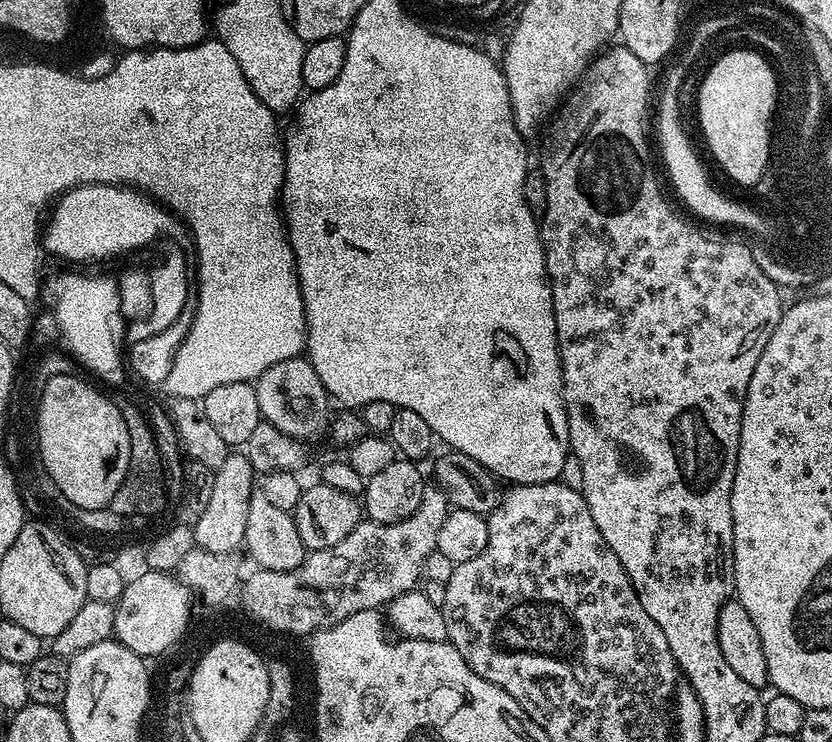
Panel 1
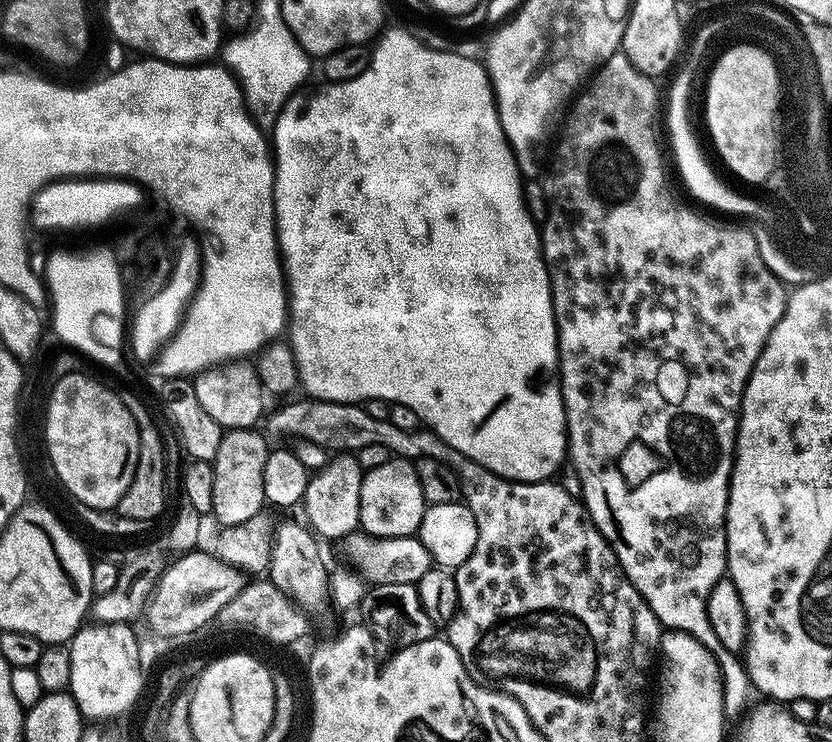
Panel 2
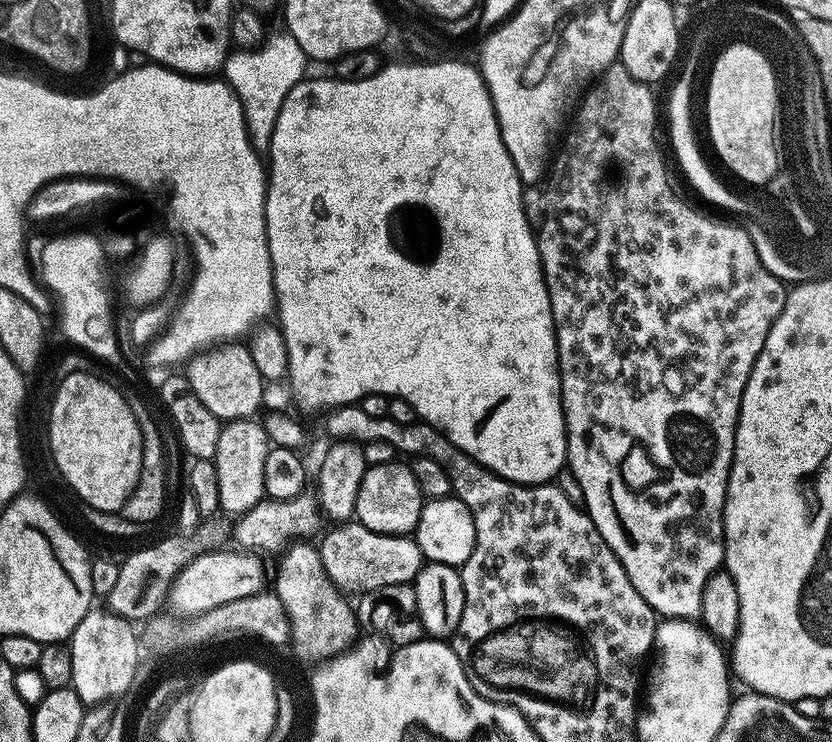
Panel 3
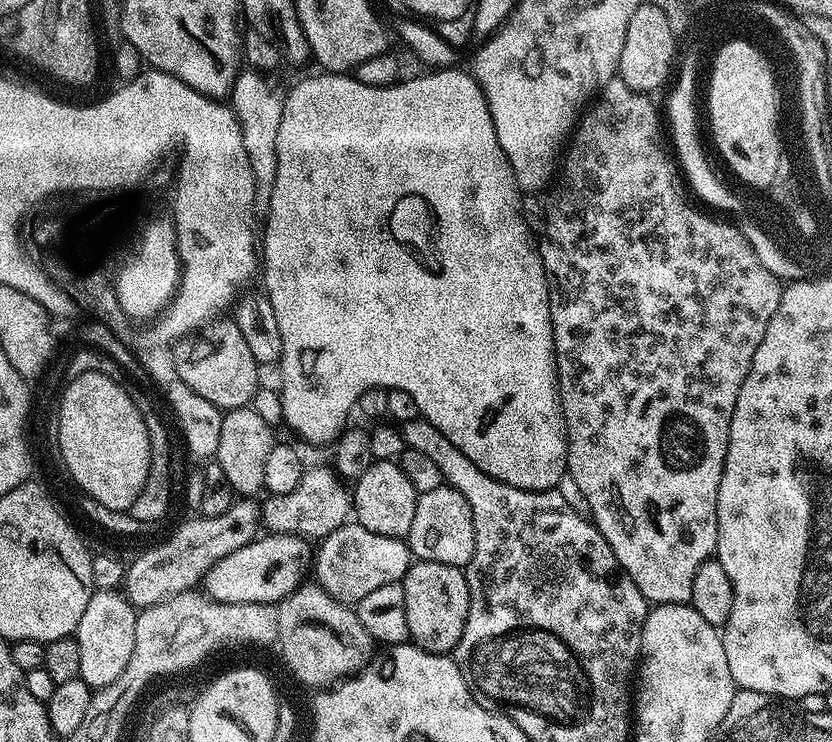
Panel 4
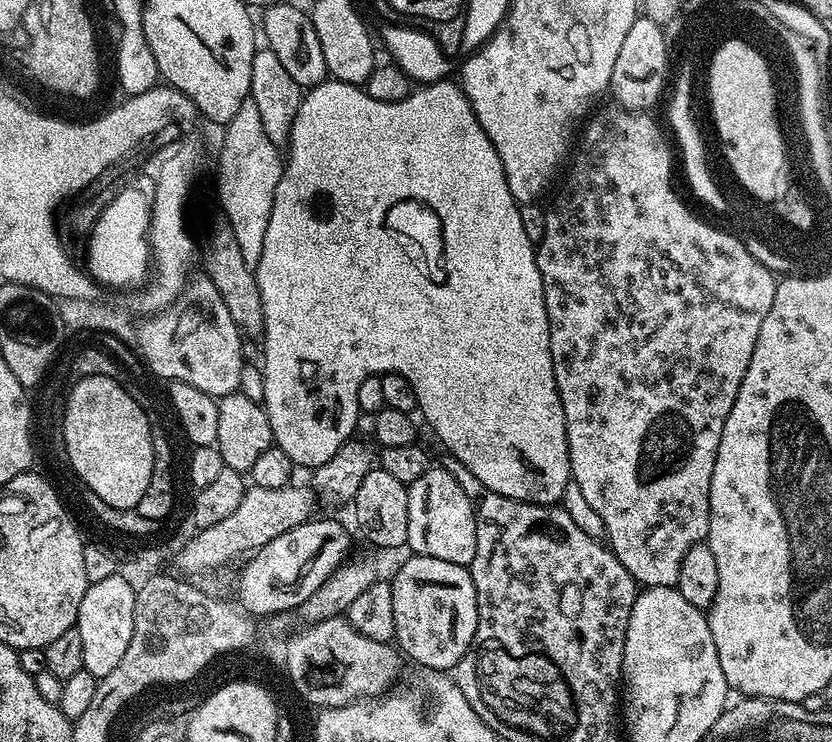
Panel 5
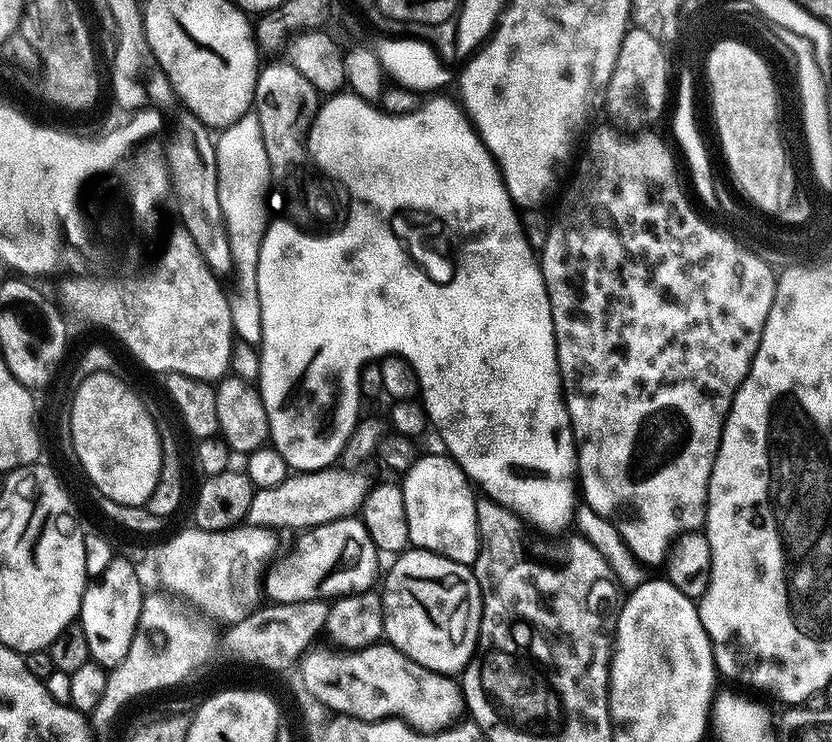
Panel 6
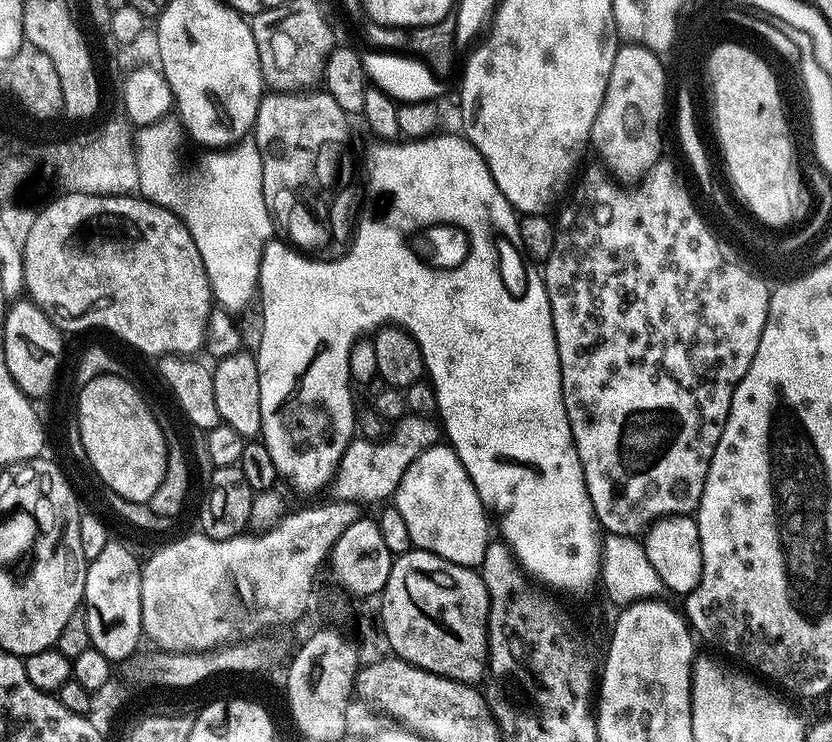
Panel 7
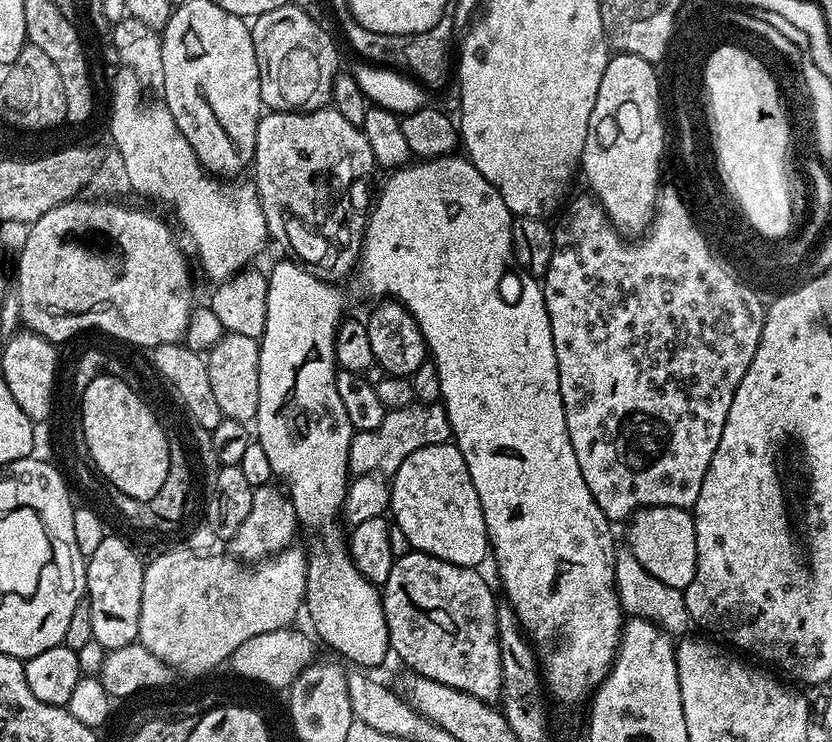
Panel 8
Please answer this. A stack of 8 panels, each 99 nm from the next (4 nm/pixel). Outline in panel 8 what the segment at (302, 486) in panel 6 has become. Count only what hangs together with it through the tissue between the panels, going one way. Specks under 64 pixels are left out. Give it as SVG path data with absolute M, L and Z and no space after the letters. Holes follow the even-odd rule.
M413 402L406 407L389 409L382 425L372 431L355 431L348 451L348 467L353 475L395 475L398 466L416 450L424 446L447 443L452 435L448 413L441 403Z

